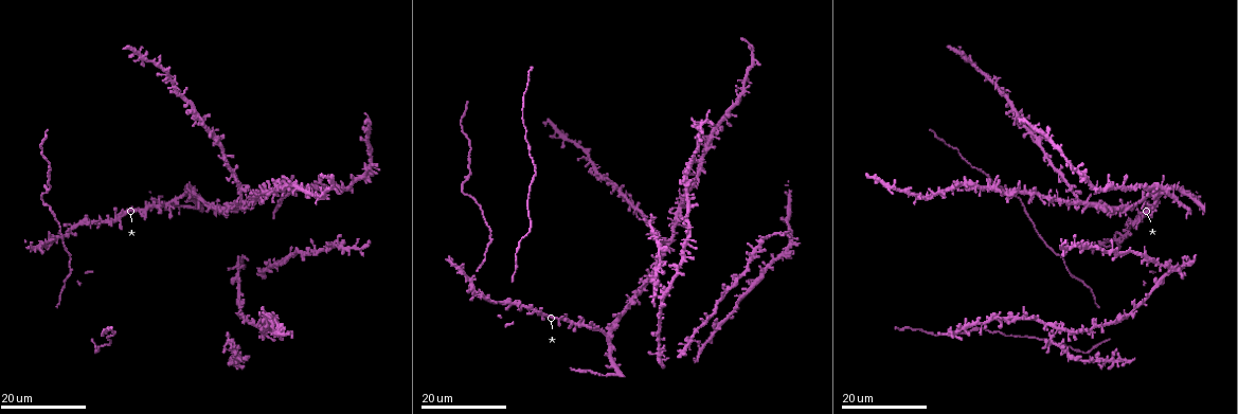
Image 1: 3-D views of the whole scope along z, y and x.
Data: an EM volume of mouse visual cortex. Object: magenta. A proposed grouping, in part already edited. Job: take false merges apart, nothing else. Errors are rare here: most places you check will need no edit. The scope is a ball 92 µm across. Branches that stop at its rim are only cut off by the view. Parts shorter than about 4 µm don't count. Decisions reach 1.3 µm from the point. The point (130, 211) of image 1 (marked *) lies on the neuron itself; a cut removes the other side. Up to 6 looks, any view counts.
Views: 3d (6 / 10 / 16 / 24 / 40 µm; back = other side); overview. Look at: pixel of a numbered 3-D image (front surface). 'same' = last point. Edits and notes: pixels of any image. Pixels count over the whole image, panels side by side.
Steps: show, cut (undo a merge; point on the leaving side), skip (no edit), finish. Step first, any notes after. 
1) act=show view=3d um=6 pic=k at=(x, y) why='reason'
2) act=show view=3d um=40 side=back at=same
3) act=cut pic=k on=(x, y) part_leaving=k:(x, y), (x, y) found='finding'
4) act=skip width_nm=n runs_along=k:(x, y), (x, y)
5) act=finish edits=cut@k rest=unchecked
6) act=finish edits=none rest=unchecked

act=show view=3d um=16 pic=1 at=(72, 228) why='four arms meet'

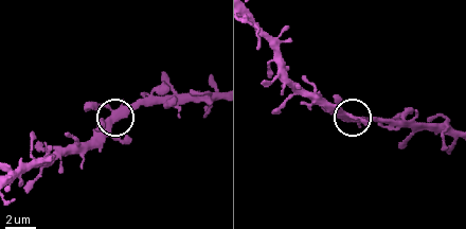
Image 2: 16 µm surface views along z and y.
act=show view=3d um=6 pic=2 at=(112, 114) why='closer look'

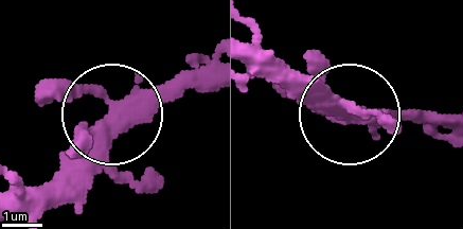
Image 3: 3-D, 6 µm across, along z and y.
act=skip runs_along=3:(210, 76), (111, 107), (88, 93), (41, 93) found='one neuron here'

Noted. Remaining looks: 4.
act=show view=3d um=16 pic=1 at=(529, 216) why='a narrow waist'

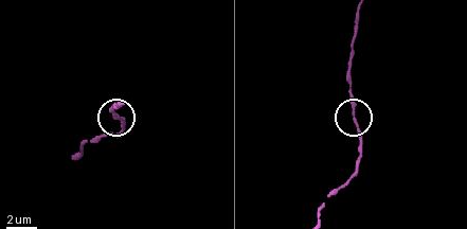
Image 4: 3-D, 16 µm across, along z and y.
act=show view=3d um=10 pic=4 at=(356, 123)

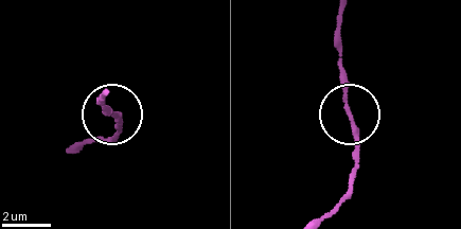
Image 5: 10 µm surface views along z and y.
act=skip runs_along=5:(323, 215), (346, 191), (354, 160), (341, 35) found='all the same neuron'

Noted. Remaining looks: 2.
act=show view=3d um=24 pic=1 at=(1025, 335) why='a narrow waist'

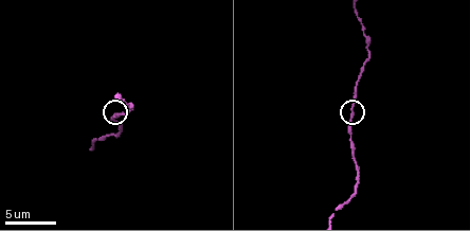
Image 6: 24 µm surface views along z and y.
act=show view=3d um=10 pic=6 at=(353, 105)

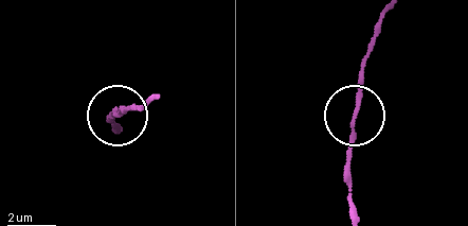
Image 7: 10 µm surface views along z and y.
act=skip width_nm=160 found='continuous, no second neuron'

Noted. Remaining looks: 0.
act=finish edits=none rest=unchecked

